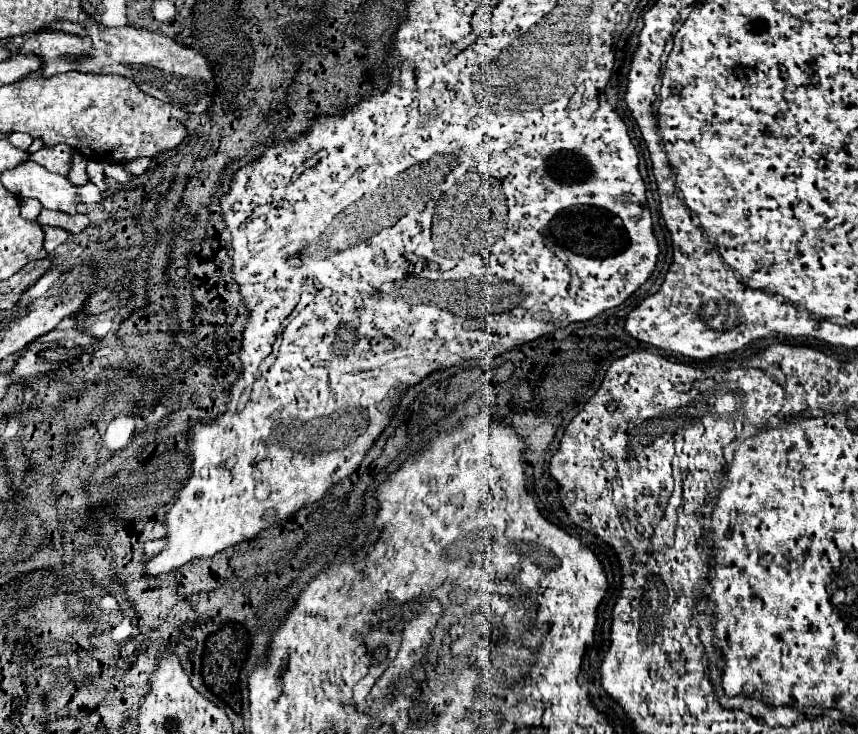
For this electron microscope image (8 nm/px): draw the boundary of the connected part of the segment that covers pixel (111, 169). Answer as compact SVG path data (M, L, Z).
M104 164L104 172L114 178L116 182L122 182L122 184L128 184L132 180L132 174L124 172L124 168L120 164Z

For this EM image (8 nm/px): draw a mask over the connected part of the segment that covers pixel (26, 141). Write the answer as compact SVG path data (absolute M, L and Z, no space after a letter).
M16 132L16 134L10 134L10 136L8 136L8 142L10 142L12 146L16 146L16 148L20 148L20 150L26 152L26 150L30 148L30 144L32 144L32 138L30 138L28 134L18 134L18 132Z

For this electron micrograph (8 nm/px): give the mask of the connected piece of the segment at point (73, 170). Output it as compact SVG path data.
M76 150L72 152L72 158L70 158L70 172L68 172L68 178L74 186L84 186L88 182L88 176L86 176L86 162L88 158L80 156Z

